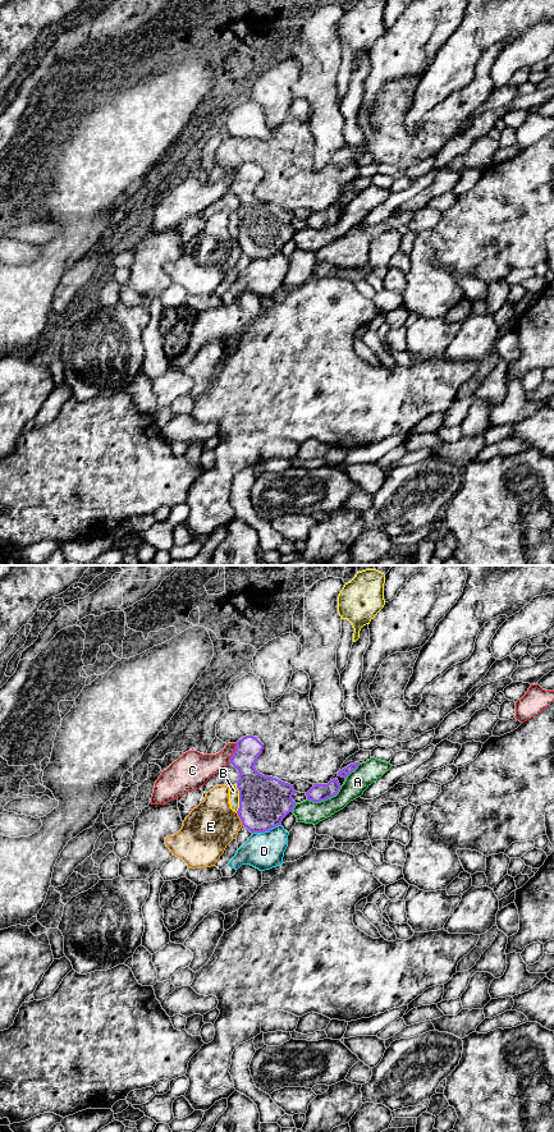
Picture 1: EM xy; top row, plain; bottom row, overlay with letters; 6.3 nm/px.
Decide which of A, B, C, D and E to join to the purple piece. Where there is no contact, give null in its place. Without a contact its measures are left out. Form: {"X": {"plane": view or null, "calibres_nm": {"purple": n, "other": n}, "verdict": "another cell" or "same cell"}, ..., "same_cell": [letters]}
{"A": {"plane": "xy", "calibres_nm": {"purple": 110, "other": 150}, "verdict": "another cell"}, "B": {"plane": "xy", "calibres_nm": {"purple": 320, "other": 60}, "verdict": "another cell"}, "C": {"plane": "xy", "calibres_nm": {"purple": 190, "other": 190}, "verdict": "another cell"}, "D": {"plane": "xy", "calibres_nm": {"purple": 320, "other": 240}, "verdict": "another cell"}, "E": {"plane": "xy", "calibres_nm": {"purple": 320, "other": 320}, "verdict": "another cell"}, "same_cell": []}

